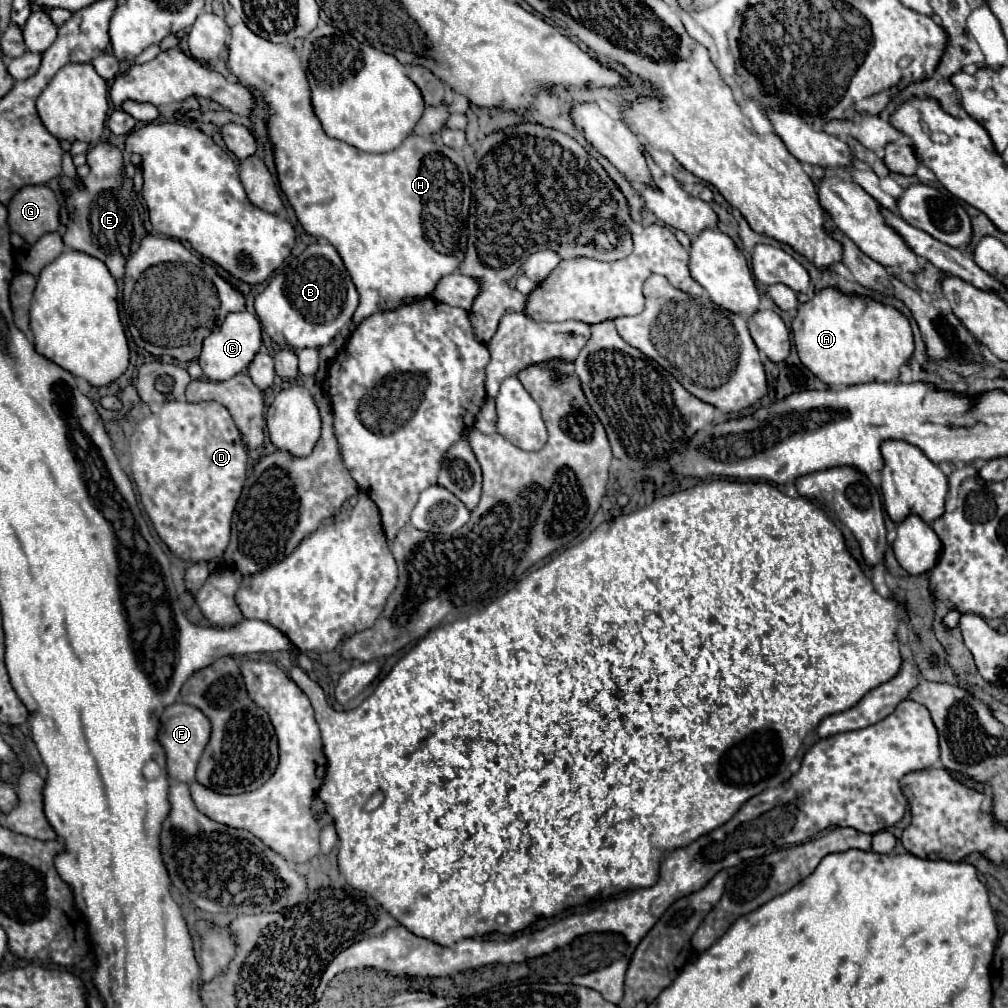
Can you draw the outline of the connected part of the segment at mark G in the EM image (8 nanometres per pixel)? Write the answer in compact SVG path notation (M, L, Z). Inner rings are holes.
M27 185L19 189L7 205L9 227L27 243L35 243L41 235L57 231L59 203L47 185Z

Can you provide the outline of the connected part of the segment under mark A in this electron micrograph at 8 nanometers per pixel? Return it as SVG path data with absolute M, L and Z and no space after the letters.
M825 287L811 301L799 303L797 317L791 323L793 341L801 363L827 385L859 385L871 381L893 381L899 367L913 355L913 333L909 319L893 305L871 301L859 293L843 293L835 287Z

